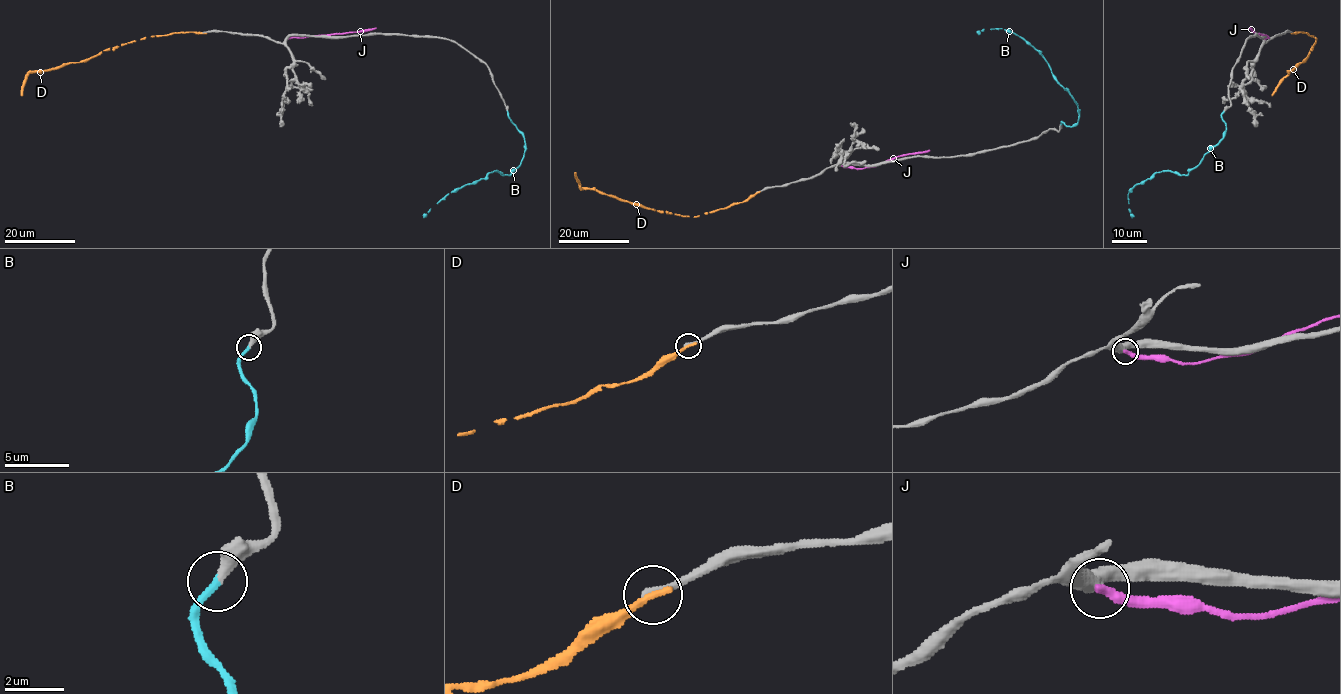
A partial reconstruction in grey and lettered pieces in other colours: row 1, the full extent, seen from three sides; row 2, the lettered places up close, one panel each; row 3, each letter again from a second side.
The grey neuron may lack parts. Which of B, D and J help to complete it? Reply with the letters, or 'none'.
B

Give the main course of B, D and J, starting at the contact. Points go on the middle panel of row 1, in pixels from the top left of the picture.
B: (1061, 124), (1077, 123), (1079, 110), (1043, 57), (1012, 32), (998, 28), (977, 32)
D: (757, 192), (742, 202), (694, 217), (677, 215), (581, 188), (574, 172)
J: (841, 166), (876, 166), (896, 157), (929, 150)

